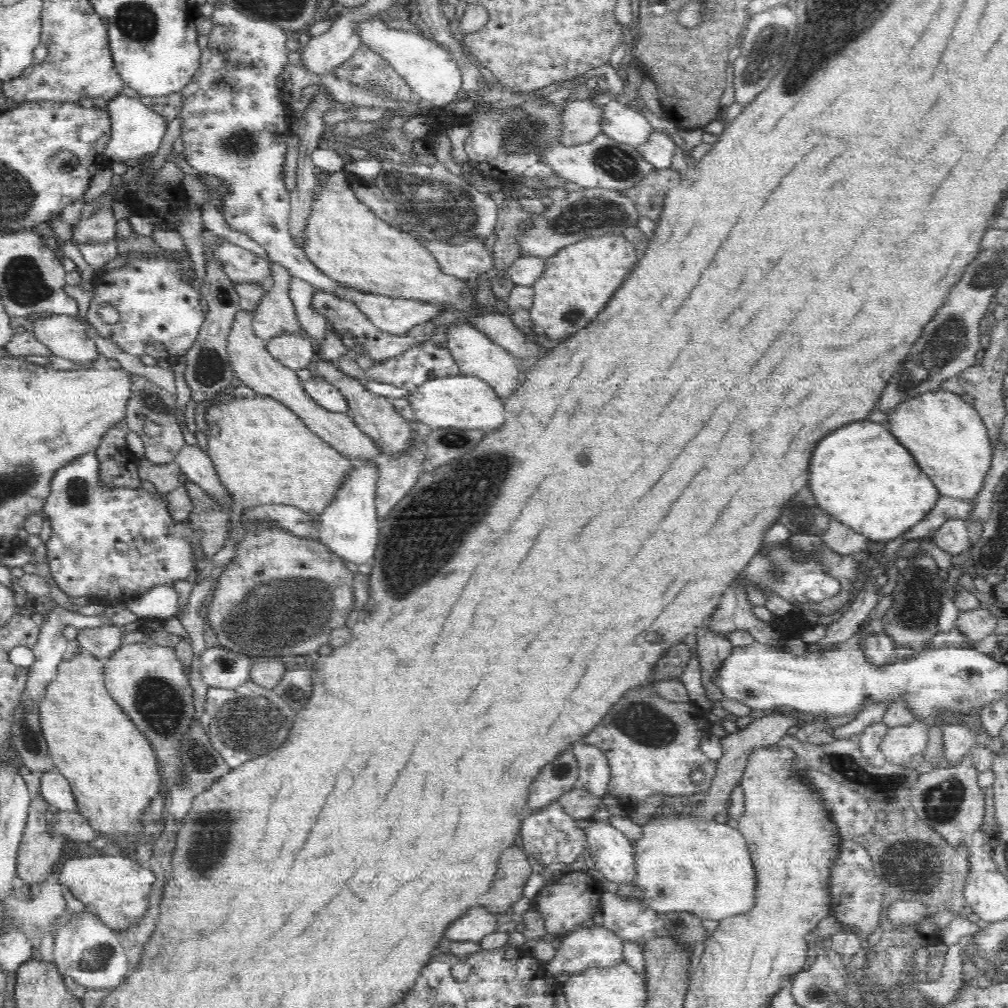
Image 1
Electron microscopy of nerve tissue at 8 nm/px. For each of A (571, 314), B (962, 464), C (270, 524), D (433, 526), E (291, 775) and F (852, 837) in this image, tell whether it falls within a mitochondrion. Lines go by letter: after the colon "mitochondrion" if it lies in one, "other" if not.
A: mitochondrion
B: other
C: other
D: mitochondrion
E: other
F: other

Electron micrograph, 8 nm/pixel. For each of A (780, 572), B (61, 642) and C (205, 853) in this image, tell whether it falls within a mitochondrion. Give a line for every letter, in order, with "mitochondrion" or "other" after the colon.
A: mitochondrion
B: other
C: mitochondrion

